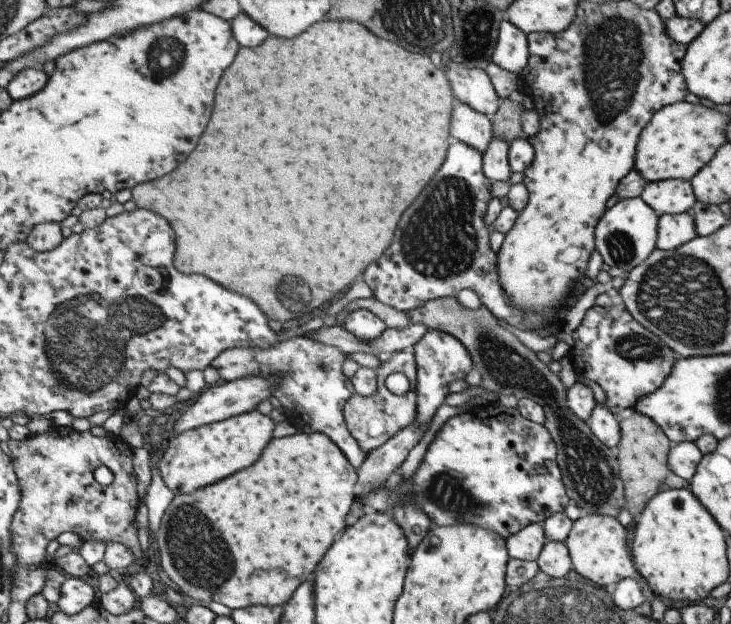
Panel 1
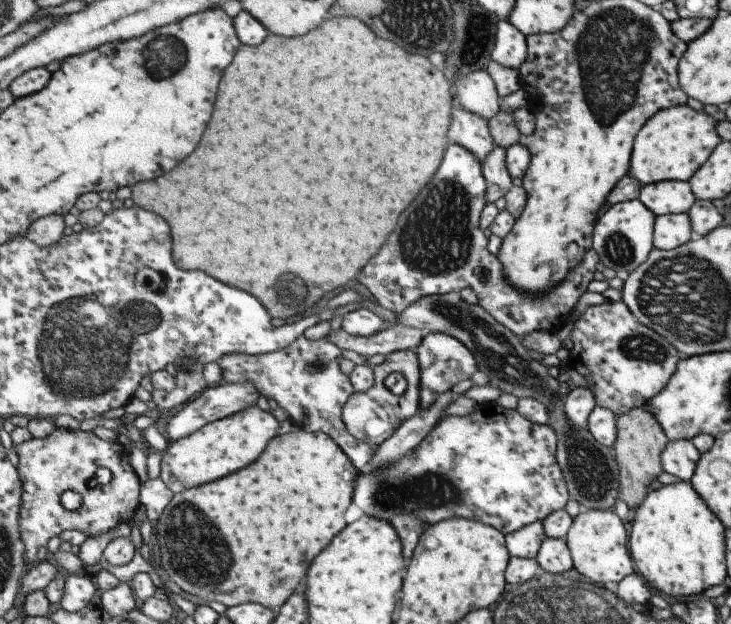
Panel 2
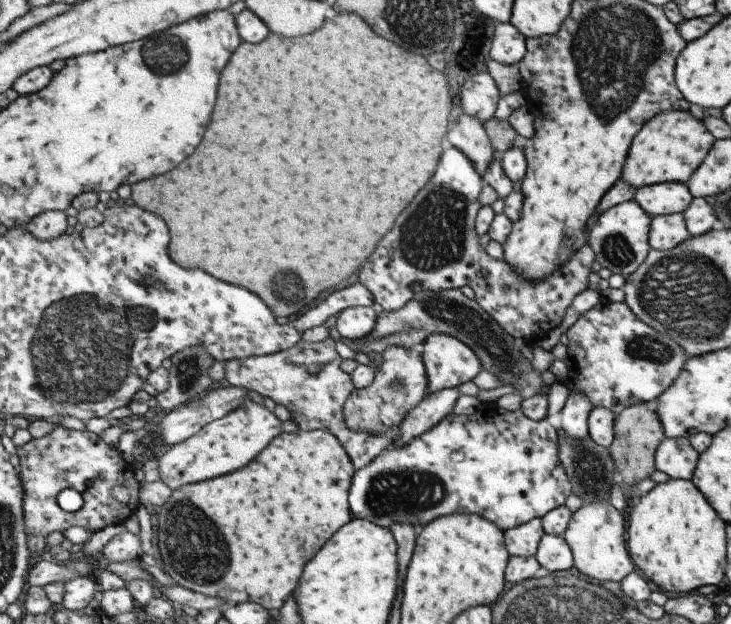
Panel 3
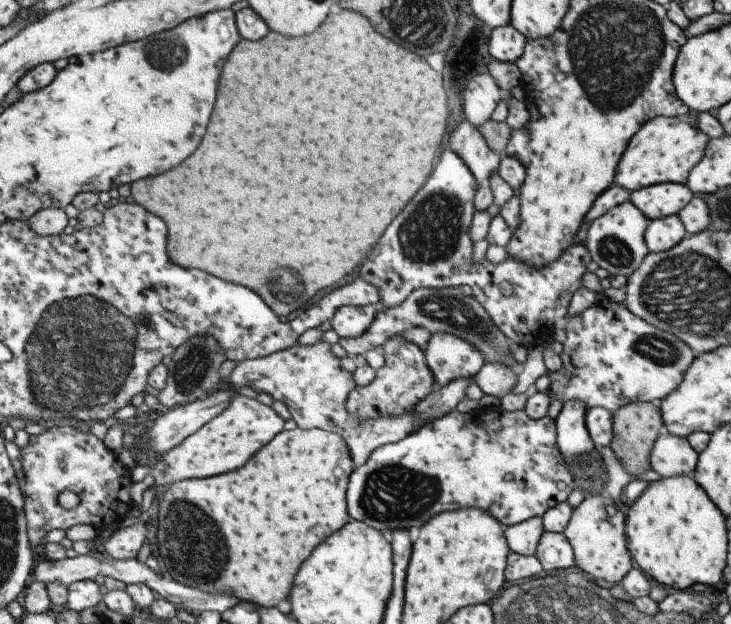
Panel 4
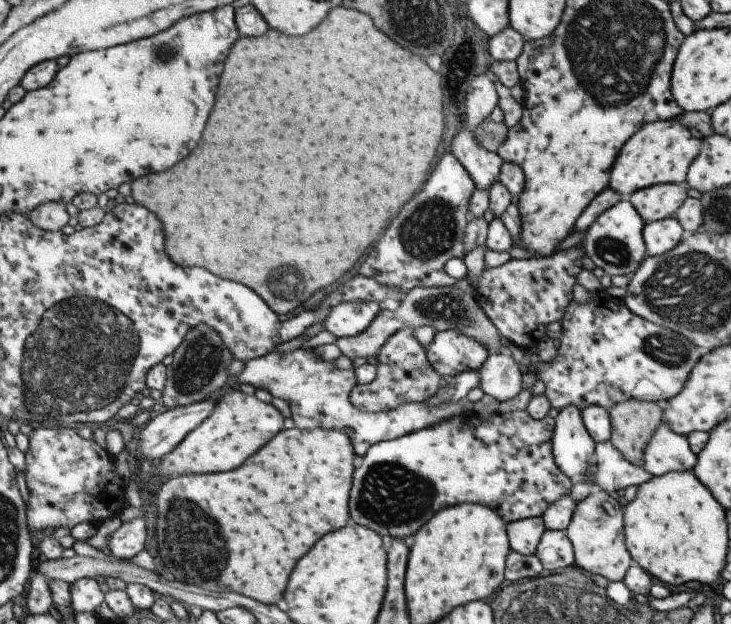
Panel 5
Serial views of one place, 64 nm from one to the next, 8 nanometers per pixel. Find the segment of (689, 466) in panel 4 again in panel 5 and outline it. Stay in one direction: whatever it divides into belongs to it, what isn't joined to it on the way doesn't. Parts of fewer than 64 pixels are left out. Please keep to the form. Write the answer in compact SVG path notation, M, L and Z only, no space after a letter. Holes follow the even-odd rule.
M665 421L655 431L654 436L650 439L650 444L646 447L644 453L642 468L647 470L653 476L663 476L667 472L683 472L692 470L696 463L696 455L691 452L686 436L673 432Z

